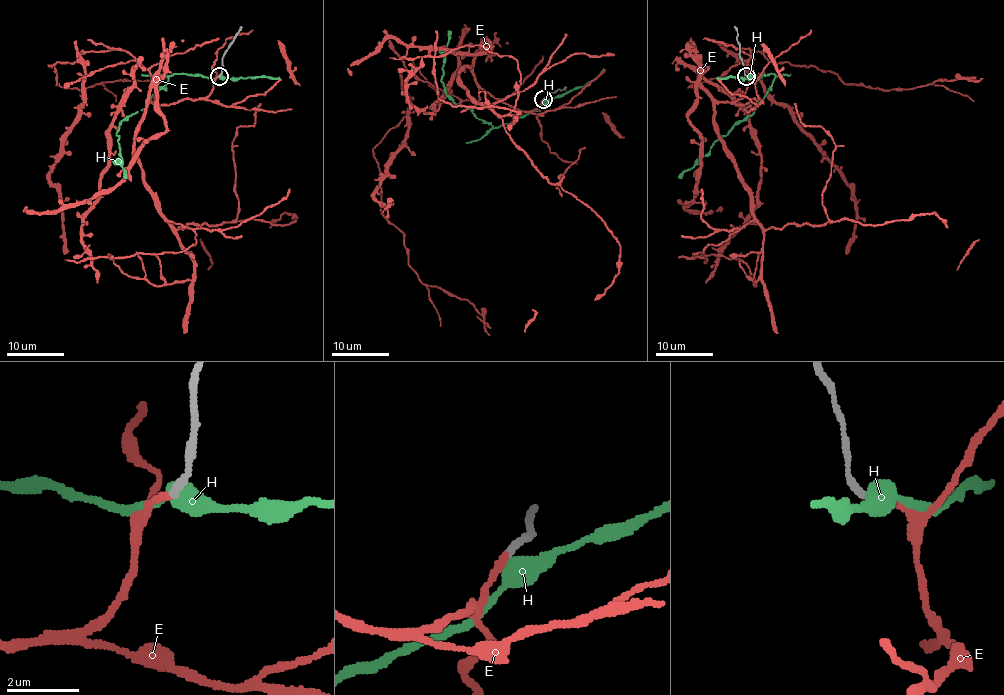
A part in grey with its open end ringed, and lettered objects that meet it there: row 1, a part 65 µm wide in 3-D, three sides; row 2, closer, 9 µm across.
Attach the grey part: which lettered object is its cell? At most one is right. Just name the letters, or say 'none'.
E

